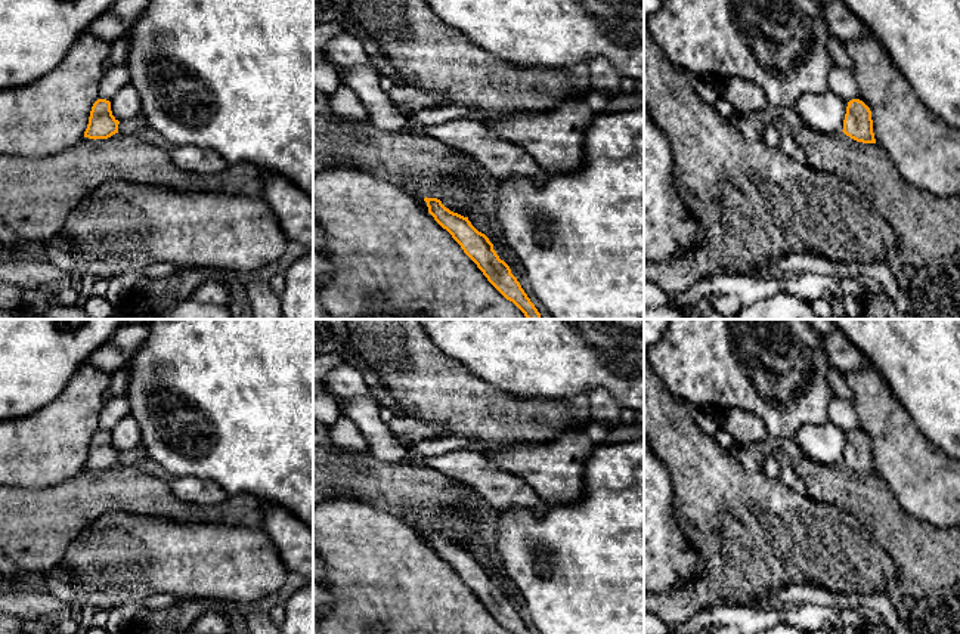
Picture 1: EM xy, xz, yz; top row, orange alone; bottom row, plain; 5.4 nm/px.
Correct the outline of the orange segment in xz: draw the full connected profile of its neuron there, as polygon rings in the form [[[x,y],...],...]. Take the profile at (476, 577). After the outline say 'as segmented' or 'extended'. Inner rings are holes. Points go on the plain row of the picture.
[[[424,529],[428,544],[461,576],[487,612],[512,634],[532,634],[510,597],[499,590],[489,569],[479,563],[468,548],[446,539],[437,529]]]; as segmented

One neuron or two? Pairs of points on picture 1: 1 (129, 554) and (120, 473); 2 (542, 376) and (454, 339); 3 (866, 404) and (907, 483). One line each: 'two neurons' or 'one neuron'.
1: two neurons
2: one neuron
3: one neuron

